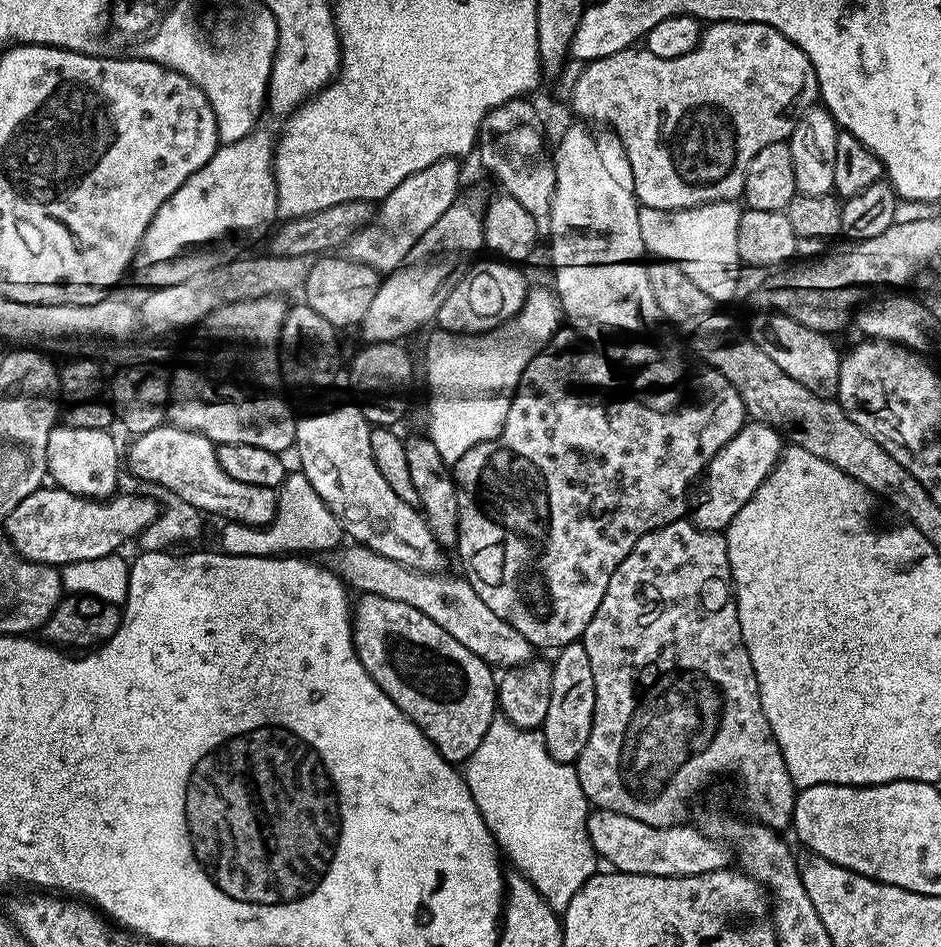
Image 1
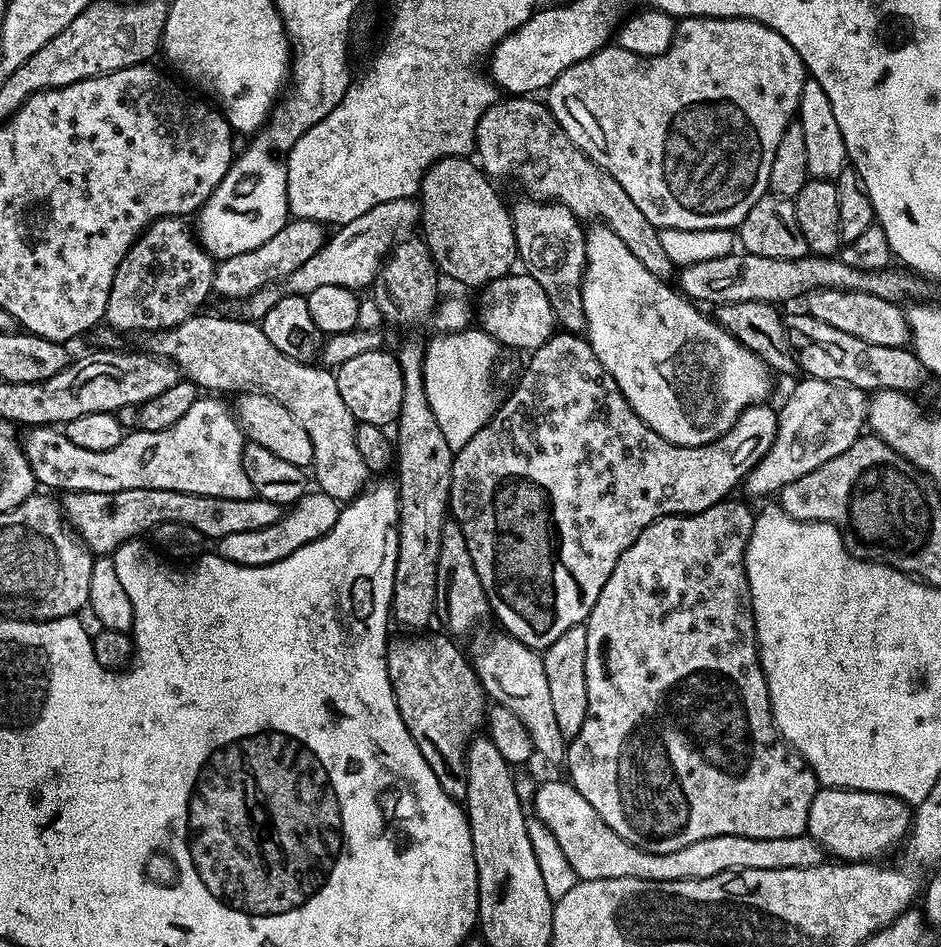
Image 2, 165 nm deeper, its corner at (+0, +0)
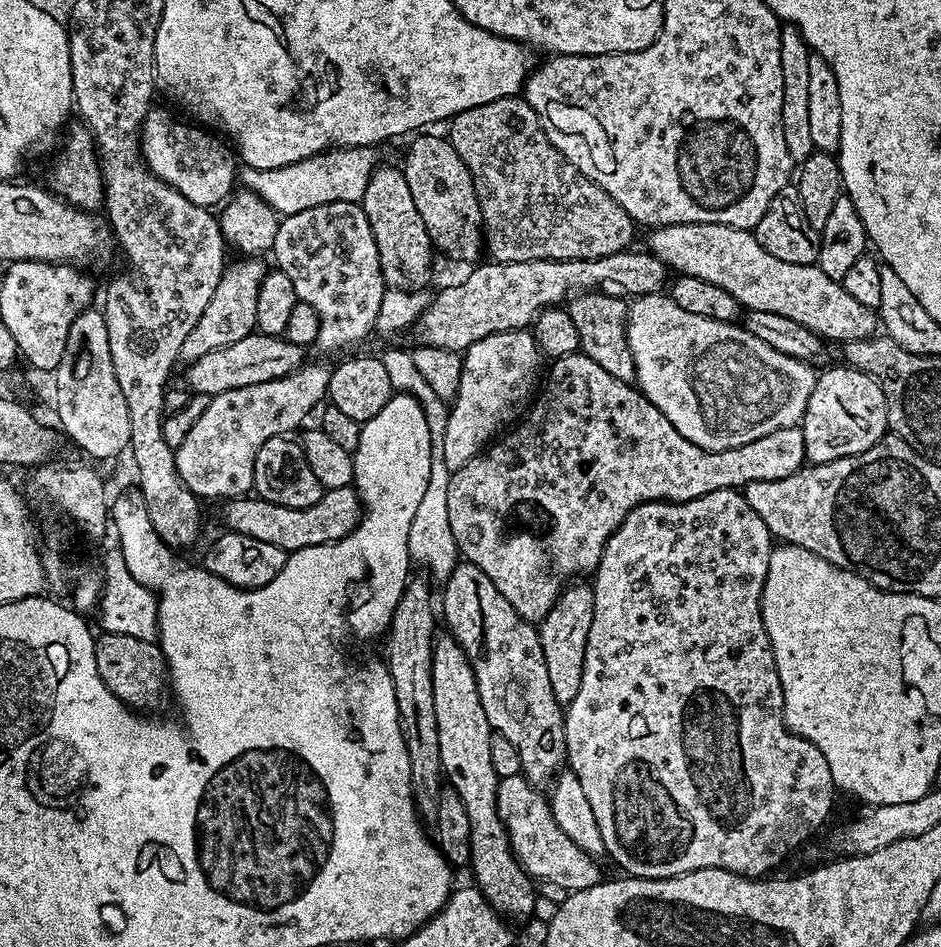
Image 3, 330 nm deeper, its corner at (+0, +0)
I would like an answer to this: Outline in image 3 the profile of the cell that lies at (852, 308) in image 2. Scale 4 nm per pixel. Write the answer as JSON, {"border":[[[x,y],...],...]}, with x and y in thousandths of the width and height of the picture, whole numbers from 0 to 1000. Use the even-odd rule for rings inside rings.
{"border":[[[707,237],[698,240],[690,251],[688,261],[715,288],[724,291],[746,294],[750,298],[759,298],[759,302],[767,302],[767,306],[780,310],[787,326],[795,329],[814,327],[818,332],[831,332],[831,336],[840,336],[857,344],[857,348],[865,348],[867,355],[872,355],[878,361],[893,359],[919,359],[933,351],[933,329],[930,325],[916,323],[903,312],[899,310],[896,299],[882,289],[878,289],[867,279],[845,279],[831,277],[831,272],[823,272],[803,253],[796,242],[767,239],[766,237]]]}

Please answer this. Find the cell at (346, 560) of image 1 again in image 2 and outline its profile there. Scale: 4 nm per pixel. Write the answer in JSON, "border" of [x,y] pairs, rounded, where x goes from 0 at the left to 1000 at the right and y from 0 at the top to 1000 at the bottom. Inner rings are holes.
{"border":[[[527,665],[524,672],[514,672],[503,682],[499,700],[515,732],[526,742],[538,746],[538,750],[546,750],[546,754],[555,758],[555,767],[559,767],[563,775],[569,797],[578,803],[598,804],[601,798],[601,778],[593,771],[584,738],[584,720],[580,720],[577,692],[571,685],[560,684],[539,667]]]}

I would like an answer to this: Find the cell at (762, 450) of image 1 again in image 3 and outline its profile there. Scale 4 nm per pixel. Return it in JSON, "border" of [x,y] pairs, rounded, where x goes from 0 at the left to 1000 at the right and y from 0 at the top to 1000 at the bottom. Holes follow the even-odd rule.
{"border":[[[877,388],[868,396],[852,445],[857,467],[854,480],[864,490],[877,490],[896,482],[916,479],[916,475],[925,475],[925,471],[938,465],[945,455],[942,420],[934,403],[910,389],[884,388]]]}

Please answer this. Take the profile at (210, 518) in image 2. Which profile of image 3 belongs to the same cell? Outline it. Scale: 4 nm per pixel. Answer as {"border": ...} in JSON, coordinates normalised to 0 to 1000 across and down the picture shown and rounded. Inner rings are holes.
{"border":[[[377,514],[350,515],[334,530],[334,534],[313,536],[312,534],[295,534],[291,530],[277,528],[271,522],[253,524],[241,529],[238,536],[237,556],[244,562],[261,564],[261,568],[274,568],[274,572],[287,572],[287,577],[295,577],[295,581],[312,584],[329,577],[354,574],[368,564],[375,562],[383,554],[385,533]]]}

